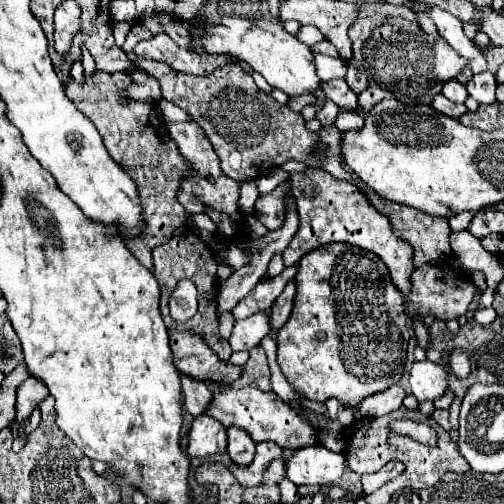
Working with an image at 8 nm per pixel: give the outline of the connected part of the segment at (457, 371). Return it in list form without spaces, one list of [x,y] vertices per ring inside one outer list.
[[[463,350],[451,352],[449,364],[451,364],[451,370],[453,370],[453,374],[455,374],[457,378],[465,378],[465,376],[471,372],[471,368],[469,368],[469,358],[467,358],[467,354],[463,354]]]

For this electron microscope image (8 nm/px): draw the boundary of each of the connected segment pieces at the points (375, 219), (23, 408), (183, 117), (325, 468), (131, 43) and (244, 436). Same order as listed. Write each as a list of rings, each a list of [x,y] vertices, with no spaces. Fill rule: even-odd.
[[[307,168],[305,172],[297,174],[295,200],[297,200],[297,212],[303,218],[299,218],[301,226],[299,226],[295,238],[291,240],[287,250],[283,250],[285,266],[297,264],[307,252],[311,252],[327,242],[349,242],[349,244],[361,246],[365,250],[371,250],[379,258],[383,258],[383,262],[387,264],[387,268],[391,272],[395,286],[403,294],[409,294],[409,288],[411,288],[409,276],[413,272],[413,264],[411,264],[413,250],[409,244],[405,244],[403,240],[399,240],[393,234],[389,218],[379,214],[367,202],[367,198],[359,192],[359,188],[355,188],[355,184],[337,180],[323,168]]]
[[[29,376],[17,390],[17,422],[23,422],[31,416],[33,408],[49,396],[49,390],[43,380]]]
[[[159,100],[159,114],[165,122],[191,122],[191,116],[185,110],[167,100]]]
[[[323,444],[303,446],[287,460],[287,478],[297,486],[331,486],[341,480],[345,468],[347,466],[341,452],[333,452]]]
[[[133,24],[133,28],[129,30],[129,34],[127,34],[127,38],[125,38],[125,44],[123,44],[123,50],[125,52],[131,52],[139,42],[143,42],[143,40],[149,40],[149,38],[153,38],[153,34],[149,32],[149,30],[143,30],[143,26],[139,26],[139,24]]]
[[[231,426],[227,430],[227,434],[229,434],[227,452],[229,452],[231,460],[241,464],[241,466],[249,466],[253,462],[253,456],[255,456],[253,438],[243,428],[237,428],[237,426]]]

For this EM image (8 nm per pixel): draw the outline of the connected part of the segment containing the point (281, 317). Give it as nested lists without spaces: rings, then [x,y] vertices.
[[[289,280],[285,290],[281,292],[281,296],[275,300],[275,304],[269,310],[269,324],[273,330],[279,330],[287,322],[293,310],[293,296],[295,296],[295,282]]]

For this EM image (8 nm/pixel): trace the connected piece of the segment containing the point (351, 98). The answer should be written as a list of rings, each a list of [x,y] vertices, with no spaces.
[[[331,80],[327,84],[323,84],[323,92],[329,100],[333,100],[339,108],[347,108],[347,110],[361,110],[359,102],[357,102],[357,94],[347,86],[345,80]]]

